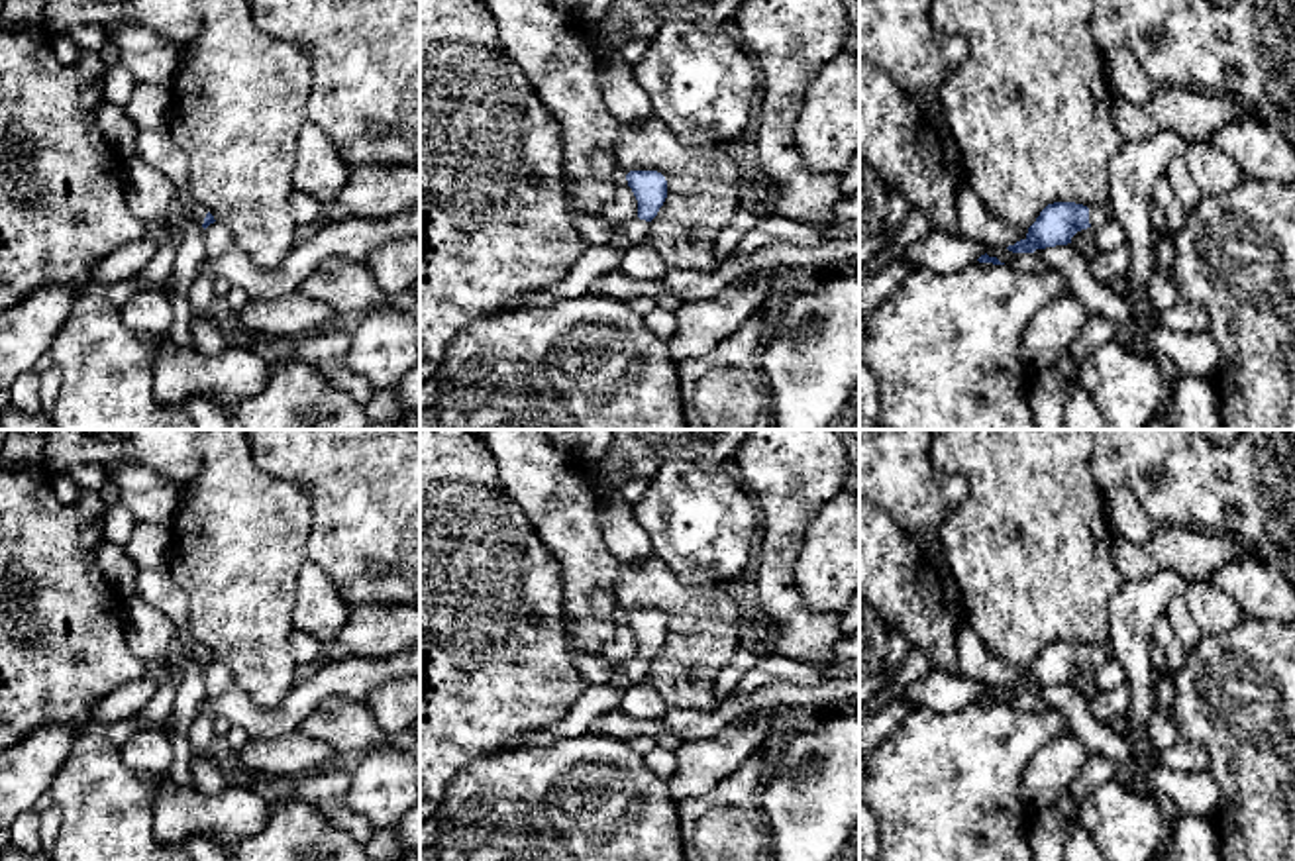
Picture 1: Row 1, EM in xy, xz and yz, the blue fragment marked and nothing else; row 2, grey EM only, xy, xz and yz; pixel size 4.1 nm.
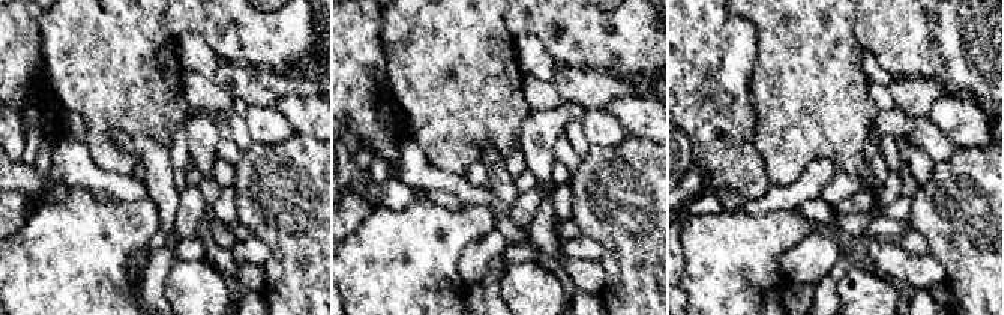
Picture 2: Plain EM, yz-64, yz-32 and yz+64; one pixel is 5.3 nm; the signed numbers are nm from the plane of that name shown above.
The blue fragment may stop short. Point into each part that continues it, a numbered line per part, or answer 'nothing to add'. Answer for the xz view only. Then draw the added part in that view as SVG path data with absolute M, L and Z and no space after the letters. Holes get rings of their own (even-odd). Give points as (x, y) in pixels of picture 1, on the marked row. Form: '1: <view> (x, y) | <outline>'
1: xz (634, 232) | M634 218L622 224L622 235L628 245L640 245L648 241L649 222Z

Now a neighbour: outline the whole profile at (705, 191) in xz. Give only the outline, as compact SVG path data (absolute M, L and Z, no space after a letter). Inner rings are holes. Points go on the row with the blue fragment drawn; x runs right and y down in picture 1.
M651 116L640 126L622 126L616 145L616 165L630 171L657 171L667 180L667 198L649 222L648 245L651 245L667 269L714 271L718 267L716 241L736 218L748 196L740 167L722 145L685 145L671 129Z

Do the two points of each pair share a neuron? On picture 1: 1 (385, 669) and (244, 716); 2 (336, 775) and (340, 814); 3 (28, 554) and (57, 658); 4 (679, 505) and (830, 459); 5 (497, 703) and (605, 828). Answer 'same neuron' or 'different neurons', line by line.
1: same neuron
2: same neuron
3: same neuron
4: different neurons
5: different neurons

